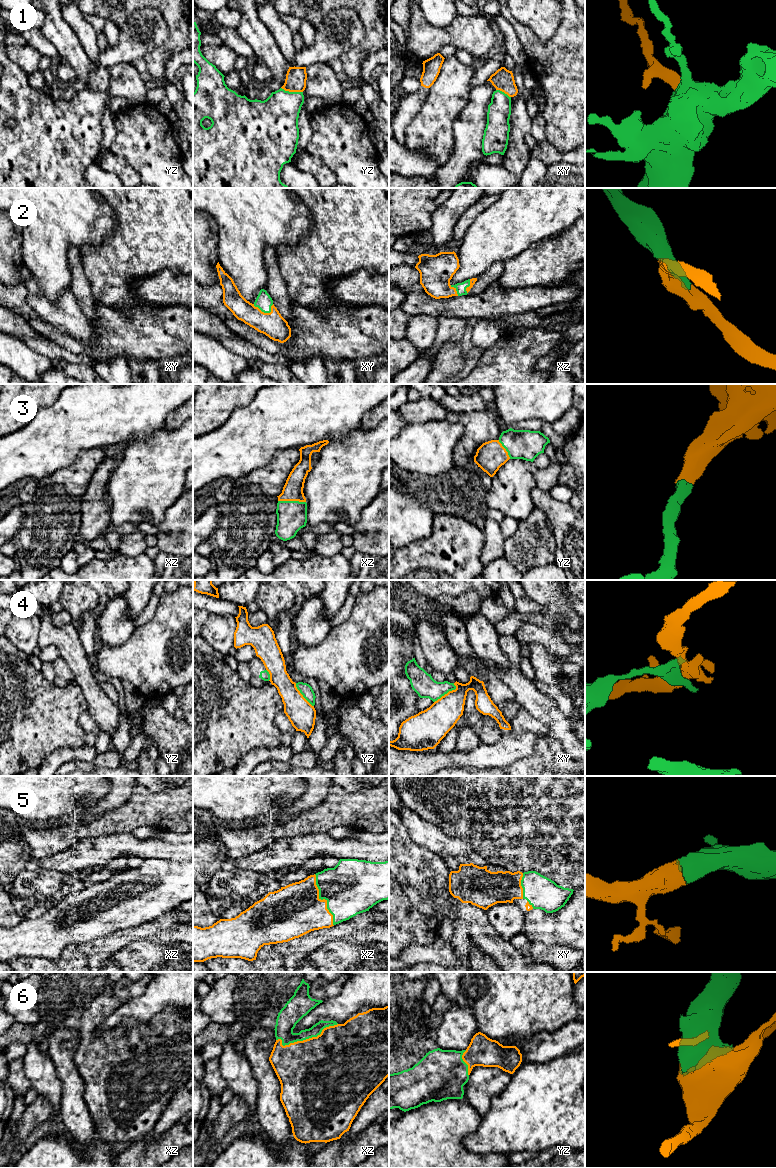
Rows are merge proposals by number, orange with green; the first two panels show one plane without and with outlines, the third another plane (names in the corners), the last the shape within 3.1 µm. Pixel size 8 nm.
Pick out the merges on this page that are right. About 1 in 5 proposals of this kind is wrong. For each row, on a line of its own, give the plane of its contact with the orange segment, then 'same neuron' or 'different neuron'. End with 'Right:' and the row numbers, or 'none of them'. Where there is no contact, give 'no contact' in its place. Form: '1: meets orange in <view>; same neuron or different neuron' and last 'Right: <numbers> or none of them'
1: meets orange in yz; different neuron
2: meets orange in xy; same neuron
3: meets orange in xz; same neuron
4: meets orange in xy; different neuron
5: meets orange in xz; same neuron
6: meets orange in xz; same neuron
Right: 2, 3, 5, 6

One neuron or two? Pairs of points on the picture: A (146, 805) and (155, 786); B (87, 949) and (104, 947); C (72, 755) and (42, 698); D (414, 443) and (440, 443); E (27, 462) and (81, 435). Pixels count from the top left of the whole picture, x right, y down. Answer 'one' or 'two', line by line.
A: two
B: one
C: two
D: one
E: one

